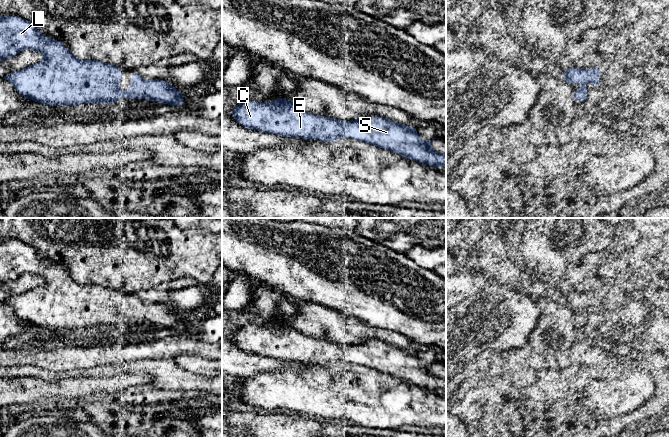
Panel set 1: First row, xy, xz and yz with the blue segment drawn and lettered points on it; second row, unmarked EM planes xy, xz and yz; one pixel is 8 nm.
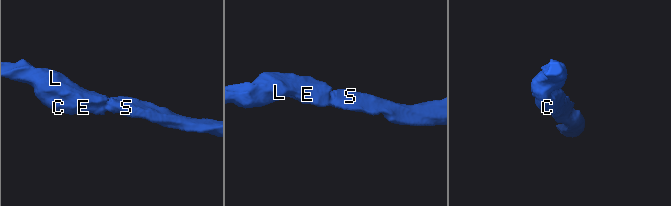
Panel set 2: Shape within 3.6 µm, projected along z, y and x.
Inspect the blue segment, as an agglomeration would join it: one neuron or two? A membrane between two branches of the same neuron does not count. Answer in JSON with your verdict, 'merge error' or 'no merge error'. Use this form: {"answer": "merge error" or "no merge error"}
{"answer": "no merge error"}

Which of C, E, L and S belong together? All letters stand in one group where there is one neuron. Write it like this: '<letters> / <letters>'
C E L S

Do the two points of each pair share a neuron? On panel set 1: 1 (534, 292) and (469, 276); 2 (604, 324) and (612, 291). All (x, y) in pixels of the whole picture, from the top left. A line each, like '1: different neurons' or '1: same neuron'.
1: different neurons
2: different neurons

